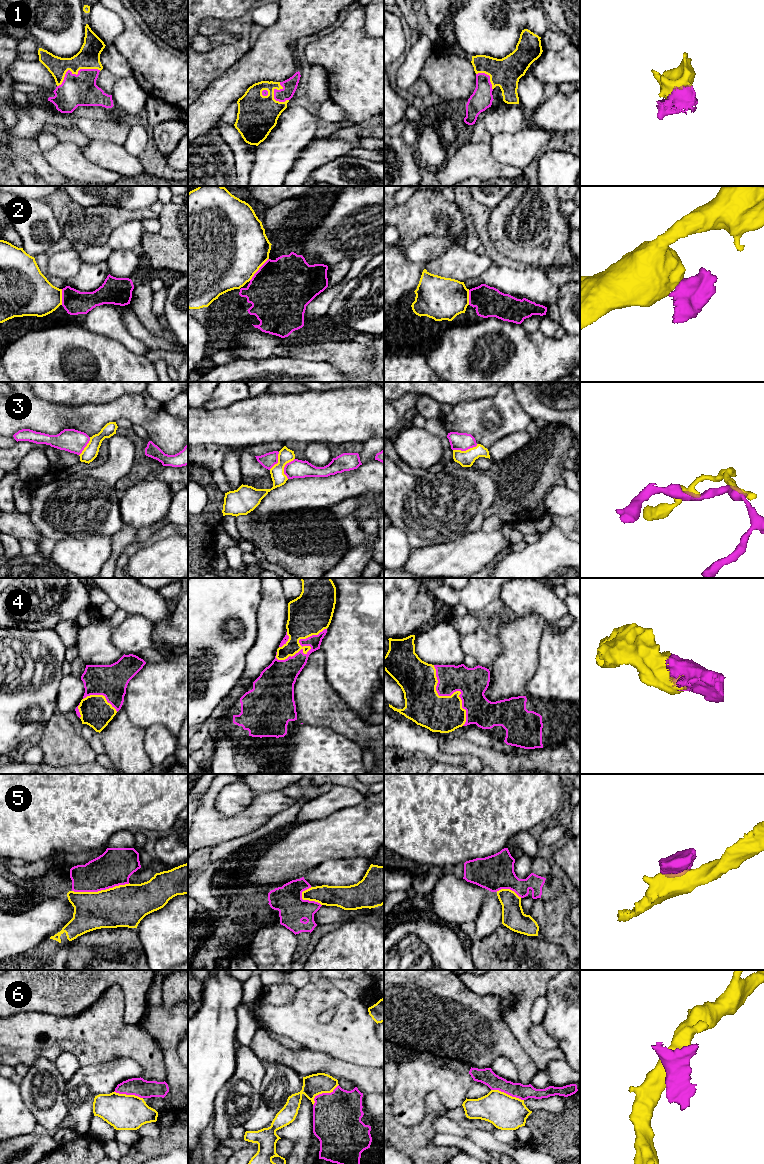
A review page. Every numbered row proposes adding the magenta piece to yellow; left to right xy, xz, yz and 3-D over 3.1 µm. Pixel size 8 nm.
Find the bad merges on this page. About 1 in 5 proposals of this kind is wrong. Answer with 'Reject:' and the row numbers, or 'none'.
Reject: 2, 3, 5, 6

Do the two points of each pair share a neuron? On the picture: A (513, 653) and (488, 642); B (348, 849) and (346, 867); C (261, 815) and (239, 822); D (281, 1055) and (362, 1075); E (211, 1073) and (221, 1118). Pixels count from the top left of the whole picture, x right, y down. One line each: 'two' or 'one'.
A: two
B: two
C: one
D: one
E: two

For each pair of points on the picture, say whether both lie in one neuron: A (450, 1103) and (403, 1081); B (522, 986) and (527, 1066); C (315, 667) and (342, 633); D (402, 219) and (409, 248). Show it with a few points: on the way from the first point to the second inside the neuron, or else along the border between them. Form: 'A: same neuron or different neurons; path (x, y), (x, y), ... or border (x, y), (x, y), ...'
A: same neuron; path (441, 1091), (431, 1081), (415, 1081)
B: different neurons; border (512, 1033), (538, 1069)
C: different neurons; border (320, 647), (324, 654), (325, 677), (327, 679)
D: different neurons; border (430, 234), (418, 236), (405, 244)

